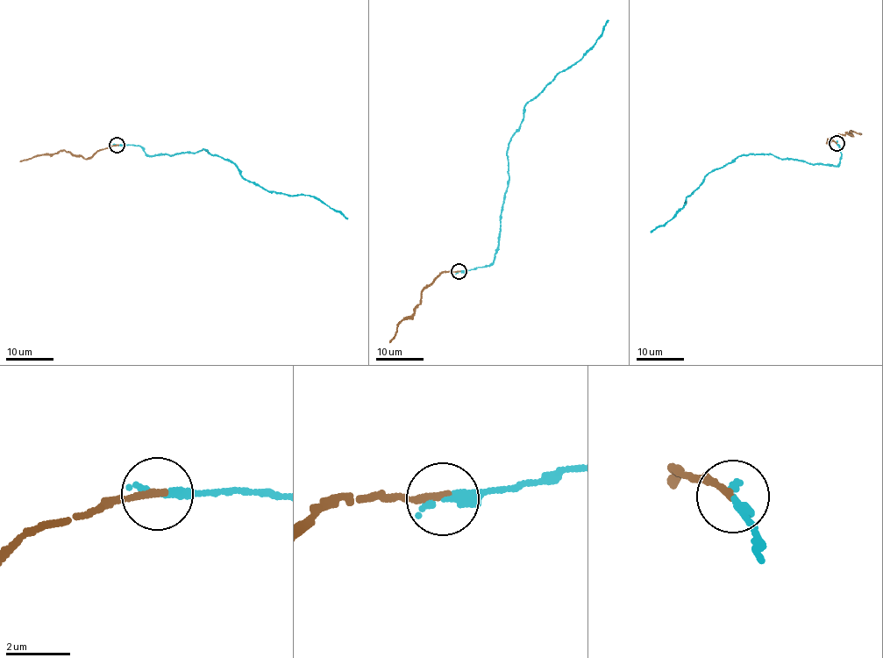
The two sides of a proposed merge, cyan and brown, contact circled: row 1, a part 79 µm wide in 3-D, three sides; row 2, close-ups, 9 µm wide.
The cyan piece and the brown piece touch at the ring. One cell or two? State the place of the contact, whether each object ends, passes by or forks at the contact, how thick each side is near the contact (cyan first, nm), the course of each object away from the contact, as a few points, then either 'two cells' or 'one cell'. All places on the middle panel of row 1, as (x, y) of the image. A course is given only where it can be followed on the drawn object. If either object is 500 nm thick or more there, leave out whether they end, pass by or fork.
(459, 271) | cyan ends | brown ends | 320/260 nm | cyan via (459, 271), (493, 261), (506, 189), (507, 147), (523, 120), (526, 103), (594, 45), (608, 20) | brown via (459, 271), (441, 272), (433, 279), (422, 291), (422, 298), (412, 314), (401, 320), (389, 342) | one cell

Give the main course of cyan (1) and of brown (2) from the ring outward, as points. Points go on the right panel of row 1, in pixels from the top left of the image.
1: (836, 143), (841, 152), (836, 166), (782, 159), (772, 154), (736, 156), (706, 175), (672, 219), (651, 232)
2: (836, 143), (827, 138), (827, 142), (834, 135), (850, 134), (850, 130), (861, 133)

